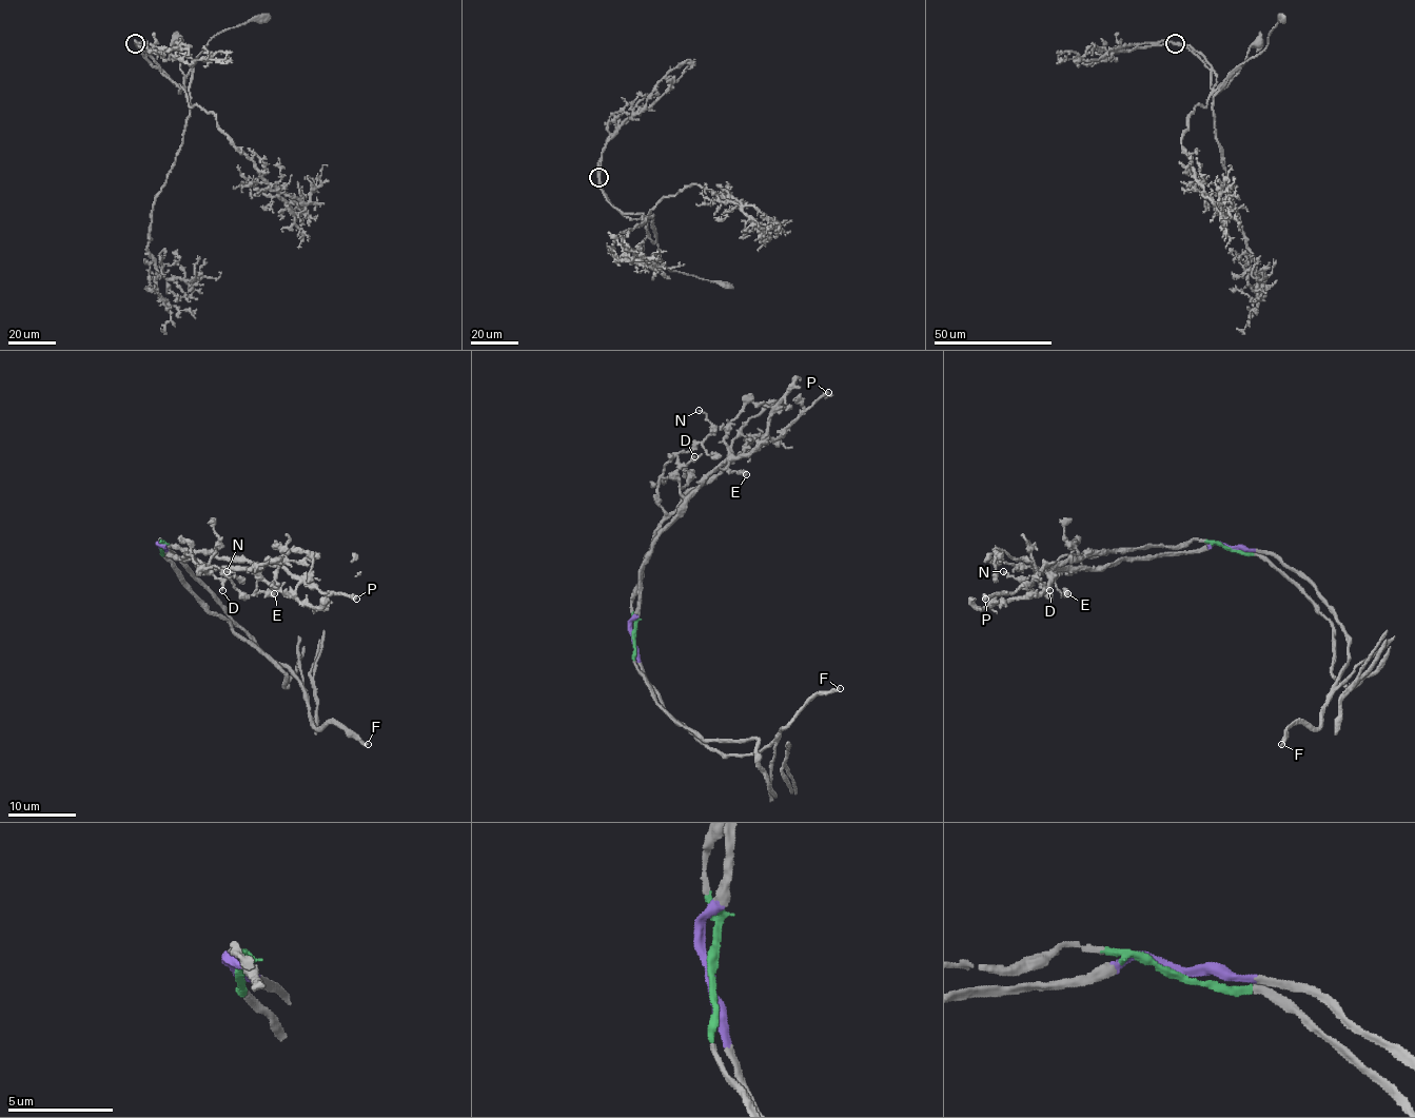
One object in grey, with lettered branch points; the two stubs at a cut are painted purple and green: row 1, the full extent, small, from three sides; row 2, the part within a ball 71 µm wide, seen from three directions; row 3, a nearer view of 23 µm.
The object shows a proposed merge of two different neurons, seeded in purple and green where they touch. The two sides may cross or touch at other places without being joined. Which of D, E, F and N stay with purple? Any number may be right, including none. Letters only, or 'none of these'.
D, E, F

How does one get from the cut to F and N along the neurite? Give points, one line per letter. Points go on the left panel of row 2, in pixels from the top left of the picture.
F: (160, 547), (214, 595), (259, 648), (287, 668), (303, 692), (315, 728), (336, 723), (368, 743)
N: (160, 547), (160, 540), (189, 548), (192, 553), (185, 553), (199, 566), (217, 566), (238, 579), (225, 570)

